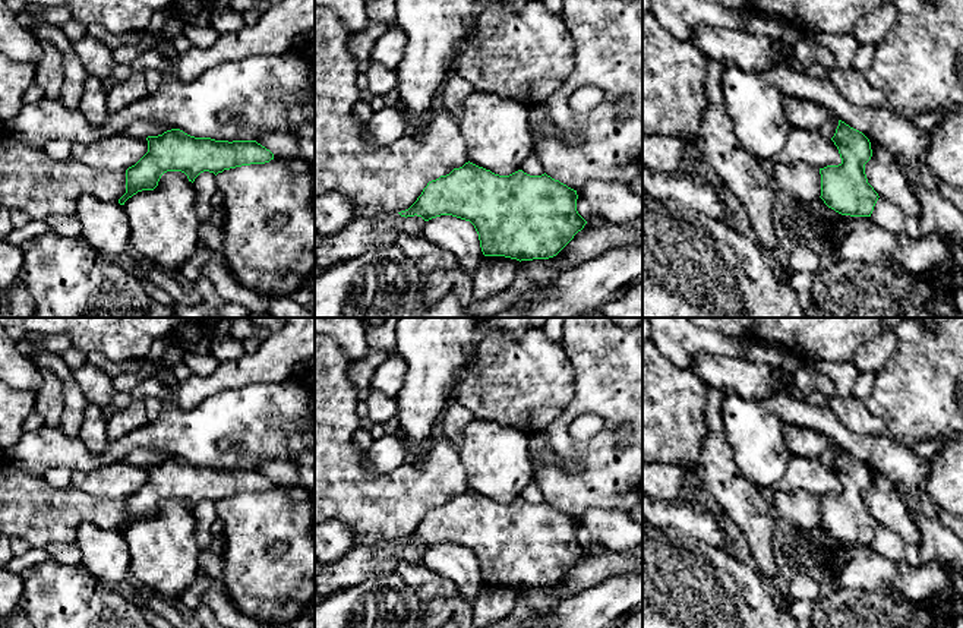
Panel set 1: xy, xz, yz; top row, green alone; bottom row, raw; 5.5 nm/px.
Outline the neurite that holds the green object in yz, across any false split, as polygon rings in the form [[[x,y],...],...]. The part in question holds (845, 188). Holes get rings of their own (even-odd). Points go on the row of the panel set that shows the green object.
[[[839,120],[831,141],[839,149],[842,162],[820,168],[820,198],[828,208],[842,215],[871,217],[880,196],[865,174],[865,164],[872,157],[869,139]]]

